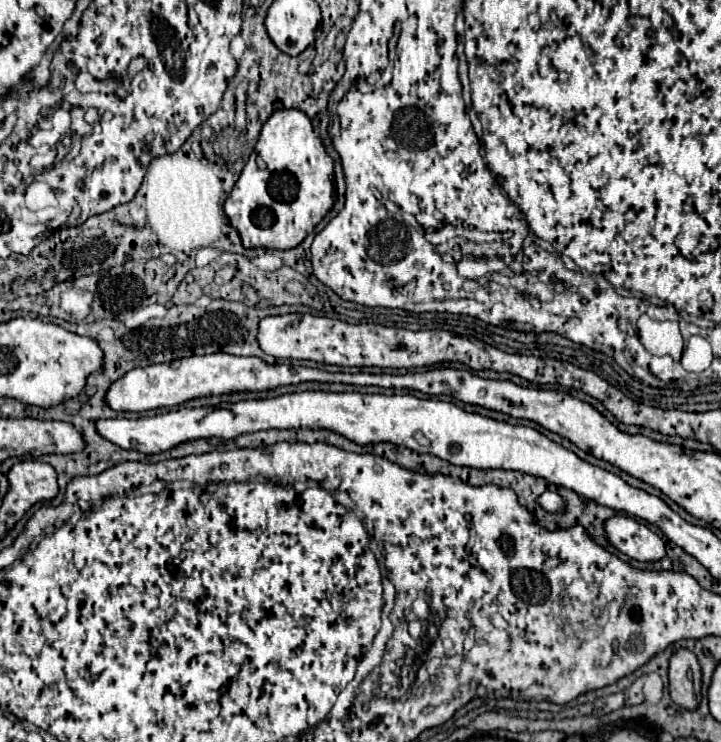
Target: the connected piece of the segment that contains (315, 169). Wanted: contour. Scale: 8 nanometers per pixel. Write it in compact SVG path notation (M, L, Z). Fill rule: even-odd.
M276 110L262 126L256 148L246 162L232 194L224 202L224 212L230 224L238 230L244 248L274 248L290 250L296 248L314 226L328 214L334 204L334 166L326 154L322 140L316 136L310 118L300 110Z

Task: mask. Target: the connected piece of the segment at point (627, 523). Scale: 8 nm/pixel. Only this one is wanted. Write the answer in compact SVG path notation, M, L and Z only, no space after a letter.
M622 514L606 520L606 538L616 550L638 562L658 562L666 556L666 546L658 534Z

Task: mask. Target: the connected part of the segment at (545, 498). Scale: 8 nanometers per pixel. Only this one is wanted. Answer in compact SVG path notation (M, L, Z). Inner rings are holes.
M552 490L542 492L542 496L538 496L538 504L540 504L546 512L550 512L550 514L558 514L558 512L562 512L562 508L564 508L560 494L556 494L556 492L552 492Z

